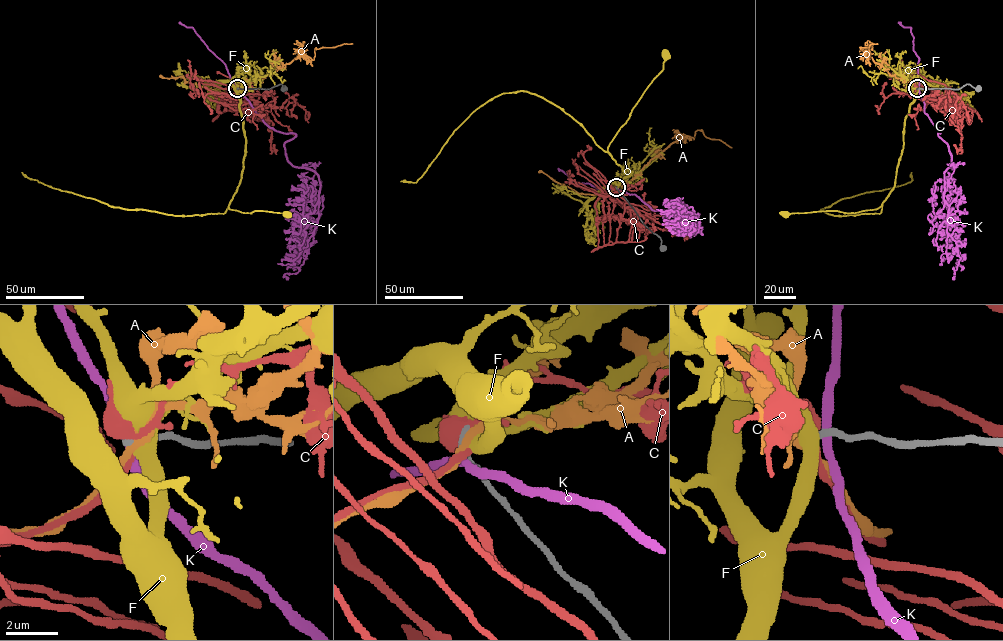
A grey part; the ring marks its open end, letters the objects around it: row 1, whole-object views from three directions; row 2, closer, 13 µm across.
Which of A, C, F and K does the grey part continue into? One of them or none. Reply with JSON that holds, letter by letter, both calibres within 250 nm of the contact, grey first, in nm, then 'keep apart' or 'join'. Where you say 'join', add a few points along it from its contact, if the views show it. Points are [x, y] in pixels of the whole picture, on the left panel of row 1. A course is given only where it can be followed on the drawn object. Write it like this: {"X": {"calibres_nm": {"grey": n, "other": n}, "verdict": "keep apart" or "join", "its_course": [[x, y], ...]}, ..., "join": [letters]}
{"A": {"calibres_nm": {"grey": 320, "other": 320}, "verdict": "keep apart"}, "C": {"calibres_nm": {"grey": 340, "other": 400}, "verdict": "keep apart"}, "F": {"calibres_nm": {"grey": 320, "other": 500}, "verdict": "keep apart"}, "K": {"calibres_nm": {"grey": 260, "other": 320}, "verdict": "keep apart"}, "join": []}

